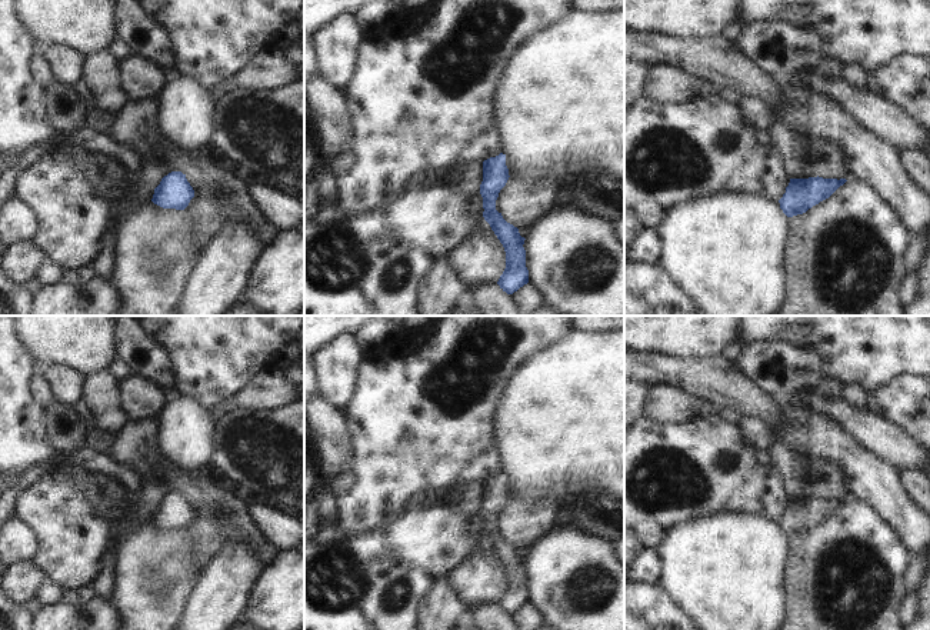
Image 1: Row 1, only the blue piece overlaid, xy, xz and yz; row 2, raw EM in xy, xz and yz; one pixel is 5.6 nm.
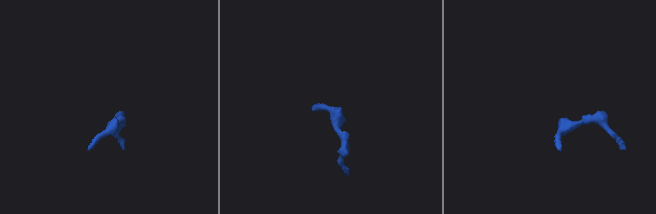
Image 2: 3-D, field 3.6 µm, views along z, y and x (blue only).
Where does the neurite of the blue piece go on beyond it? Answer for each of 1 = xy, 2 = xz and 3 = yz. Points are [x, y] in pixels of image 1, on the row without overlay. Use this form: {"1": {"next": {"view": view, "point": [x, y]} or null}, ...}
{"1": {"next": null}, "2": {"next": null}, "3": {"next": null}}

